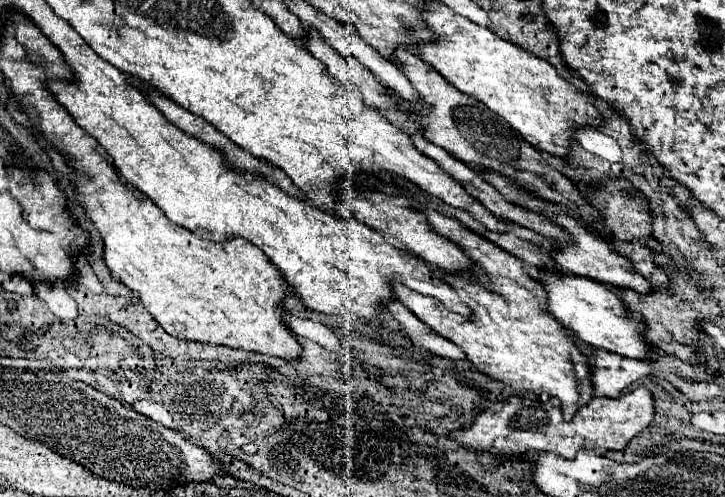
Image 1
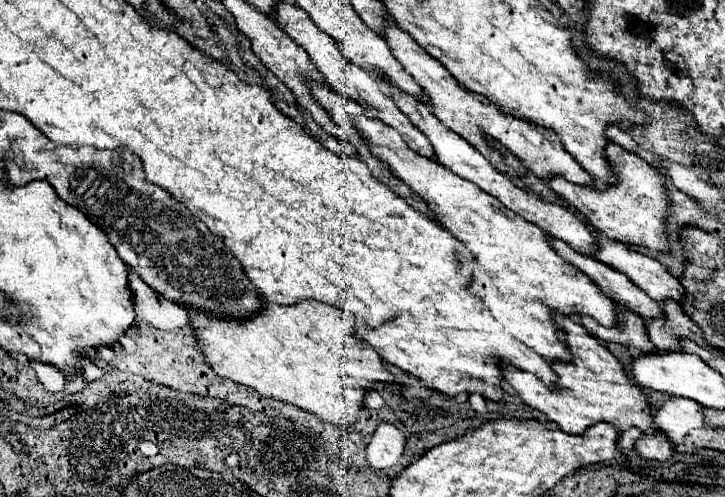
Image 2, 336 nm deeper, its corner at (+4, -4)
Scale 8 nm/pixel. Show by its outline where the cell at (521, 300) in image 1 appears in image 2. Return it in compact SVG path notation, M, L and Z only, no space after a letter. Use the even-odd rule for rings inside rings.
M556 317L556 323L564 327L568 349L574 355L574 363L560 363L560 361L552 363L554 371L558 373L558 389L548 391L548 387L544 387L544 383L540 383L536 375L516 371L514 367L508 367L508 365L504 367L506 383L520 395L520 399L526 405L546 413L550 421L558 423L570 435L580 435L598 421L614 425L618 433L624 433L630 427L636 427L642 431L642 437L634 443L636 453L642 459L668 461L676 447L652 421L652 409L648 401L650 395L646 395L644 389L632 385L622 363L604 345L600 345L592 335L588 335L588 331L582 325L574 323L568 317Z

